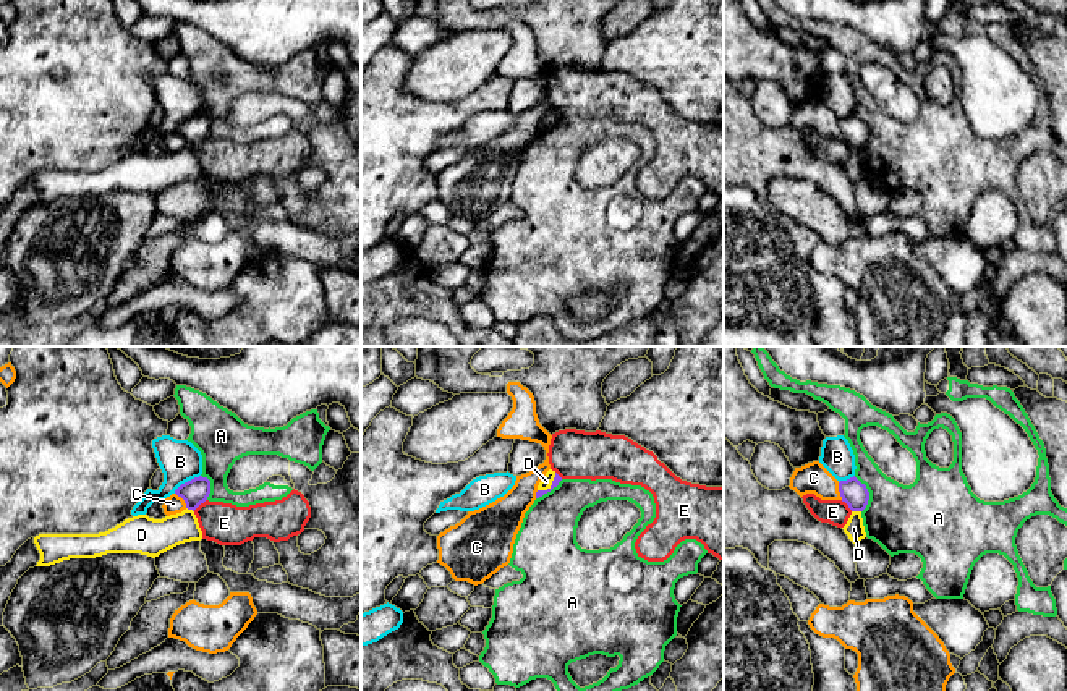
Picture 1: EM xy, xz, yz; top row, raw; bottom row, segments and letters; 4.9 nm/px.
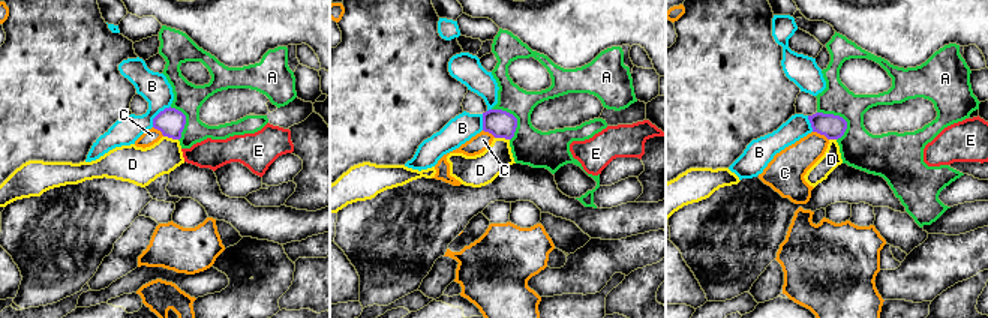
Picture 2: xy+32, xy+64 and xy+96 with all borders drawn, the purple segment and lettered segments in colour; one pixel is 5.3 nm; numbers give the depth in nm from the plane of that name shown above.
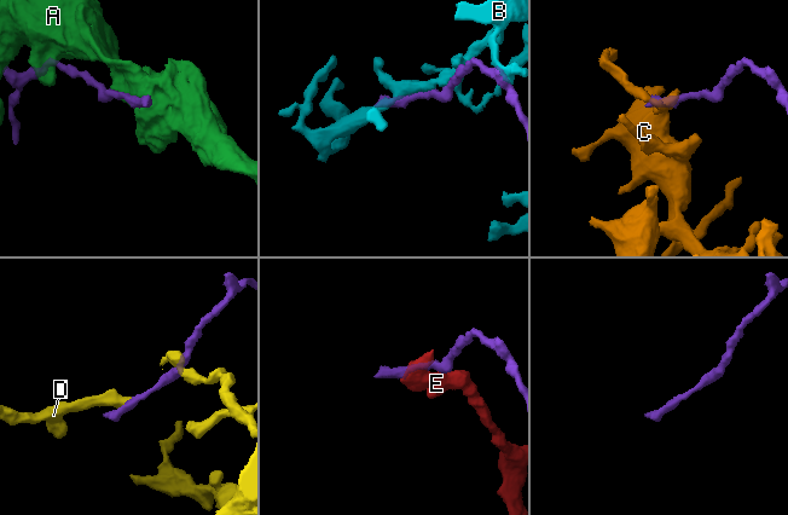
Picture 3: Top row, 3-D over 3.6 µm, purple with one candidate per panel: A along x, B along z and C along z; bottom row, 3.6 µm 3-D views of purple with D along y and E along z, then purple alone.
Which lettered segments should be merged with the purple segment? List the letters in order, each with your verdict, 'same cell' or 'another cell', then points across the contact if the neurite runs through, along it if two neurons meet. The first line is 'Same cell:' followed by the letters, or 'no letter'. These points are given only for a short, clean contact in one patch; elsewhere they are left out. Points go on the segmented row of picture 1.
Same cell: no letter
A: another cell
B: another cell
C: another cell
D: another cell; border xz (556, 473), (551, 484), (538, 491)
E: another cell

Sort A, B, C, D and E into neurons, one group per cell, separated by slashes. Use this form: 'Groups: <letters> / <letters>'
Groups: A / B / C / D / E

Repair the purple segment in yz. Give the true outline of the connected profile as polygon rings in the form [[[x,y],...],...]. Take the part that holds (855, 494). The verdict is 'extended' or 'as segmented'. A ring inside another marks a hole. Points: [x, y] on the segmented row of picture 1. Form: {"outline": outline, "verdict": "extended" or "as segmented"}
{"outline": [[[855,476],[839,482],[839,492],[842,502],[848,505],[852,511],[863,511],[869,500],[869,492]]], "verdict": "as segmented"}

